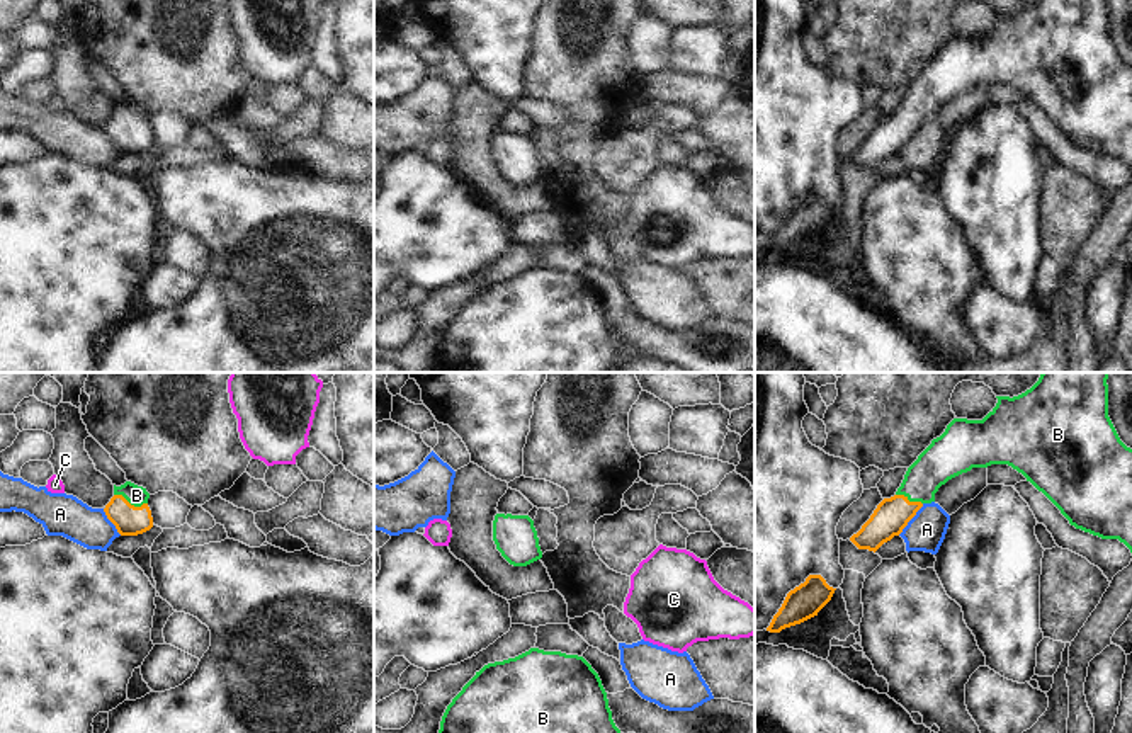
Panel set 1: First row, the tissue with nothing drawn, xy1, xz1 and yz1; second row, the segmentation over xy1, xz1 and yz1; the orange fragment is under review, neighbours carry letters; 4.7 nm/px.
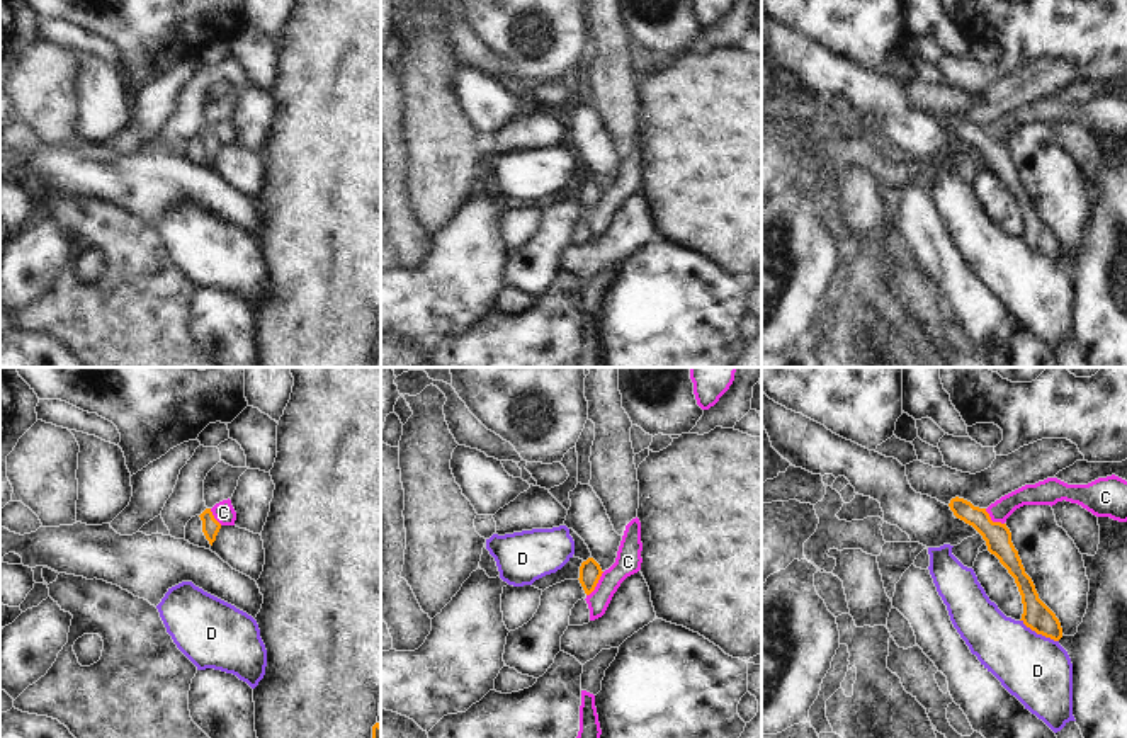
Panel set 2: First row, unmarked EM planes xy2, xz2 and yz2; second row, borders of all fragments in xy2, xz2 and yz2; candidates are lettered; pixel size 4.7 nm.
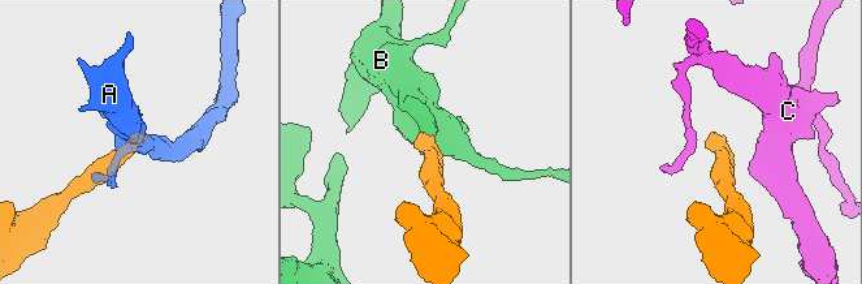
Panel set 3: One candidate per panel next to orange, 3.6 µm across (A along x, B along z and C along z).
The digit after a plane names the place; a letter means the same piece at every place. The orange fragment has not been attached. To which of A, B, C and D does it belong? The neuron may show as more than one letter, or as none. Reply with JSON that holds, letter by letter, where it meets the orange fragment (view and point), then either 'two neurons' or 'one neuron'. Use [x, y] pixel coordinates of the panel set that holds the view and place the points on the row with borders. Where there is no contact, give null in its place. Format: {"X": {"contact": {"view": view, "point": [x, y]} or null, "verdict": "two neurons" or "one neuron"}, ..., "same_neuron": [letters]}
{"A": {"contact": {"view": "yz1", "point": [911, 517]}, "verdict": "two neurons"}, "B": {"contact": {"view": "xy1", "point": [130, 504]}, "verdict": "one neuron"}, "C": {"contact": {"view": "xz2", "point": [597, 582]}, "verdict": "two neurons"}, "D": {"contact": {"view": "yz2", "point": [1039, 633]}, "verdict": "two neurons"}, "same_neuron": ["B"]}

